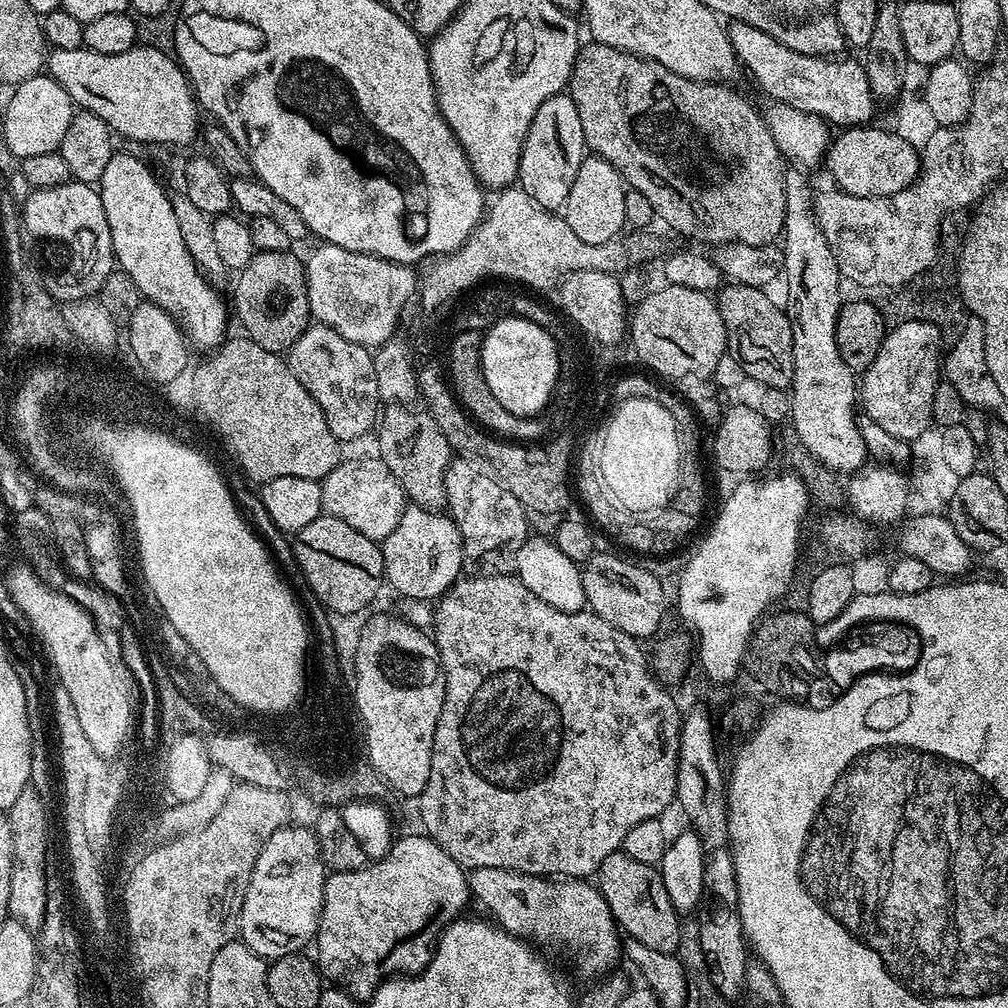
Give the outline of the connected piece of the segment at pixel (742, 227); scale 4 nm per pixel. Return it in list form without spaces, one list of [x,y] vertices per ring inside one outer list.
[[[588,42],[581,47],[580,52],[576,55],[576,61],[574,62],[574,70],[572,71],[572,77],[568,79],[567,91],[570,93],[574,106],[578,106],[578,119],[582,121],[582,134],[584,135],[585,145],[595,155],[600,156],[606,162],[610,162],[610,166],[614,166],[614,170],[618,170],[618,174],[624,179],[625,185],[629,189],[638,191],[639,194],[644,194],[653,213],[657,217],[661,216],[670,227],[676,232],[681,232],[684,236],[689,236],[692,240],[701,240],[704,244],[712,244],[711,246],[719,246],[722,244],[745,244],[746,246],[758,246],[759,248],[771,245],[771,240],[779,241],[781,239],[784,230],[784,219],[786,218],[786,190],[784,189],[784,173],[786,171],[786,161],[774,142],[774,138],[768,130],[768,121],[763,111],[759,112],[758,109],[752,105],[752,100],[748,96],[743,96],[738,89],[732,88],[736,86],[729,86],[727,83],[721,82],[719,84],[711,84],[710,82],[702,82],[701,80],[691,80],[690,78],[682,78],[678,74],[674,74],[670,70],[666,70],[666,66],[662,66],[658,62],[653,60],[647,60],[645,56],[636,56],[632,52],[623,52],[617,48],[611,48],[605,44],[598,44],[595,42]]]

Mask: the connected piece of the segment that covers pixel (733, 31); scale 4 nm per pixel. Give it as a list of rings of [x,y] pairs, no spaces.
[[[741,20],[731,21],[726,31],[737,61],[743,67],[744,64],[748,67],[749,74],[769,96],[769,101],[789,104],[800,112],[820,116],[832,126],[864,126],[871,121],[868,119],[872,116],[874,97],[863,63],[859,59],[798,54],[798,50],[782,46],[782,42],[778,42],[769,32]]]

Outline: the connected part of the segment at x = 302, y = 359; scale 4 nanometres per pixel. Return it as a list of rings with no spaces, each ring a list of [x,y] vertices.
[[[316,322],[292,343],[286,353],[286,361],[298,382],[324,411],[326,423],[339,441],[356,440],[377,427],[382,401],[373,353],[364,345],[350,342],[342,338],[338,330]]]

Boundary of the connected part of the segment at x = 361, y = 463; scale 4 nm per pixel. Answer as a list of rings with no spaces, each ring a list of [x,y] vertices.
[[[379,457],[343,459],[321,481],[324,512],[342,519],[360,534],[382,542],[398,524],[406,507],[406,497],[401,484]]]

